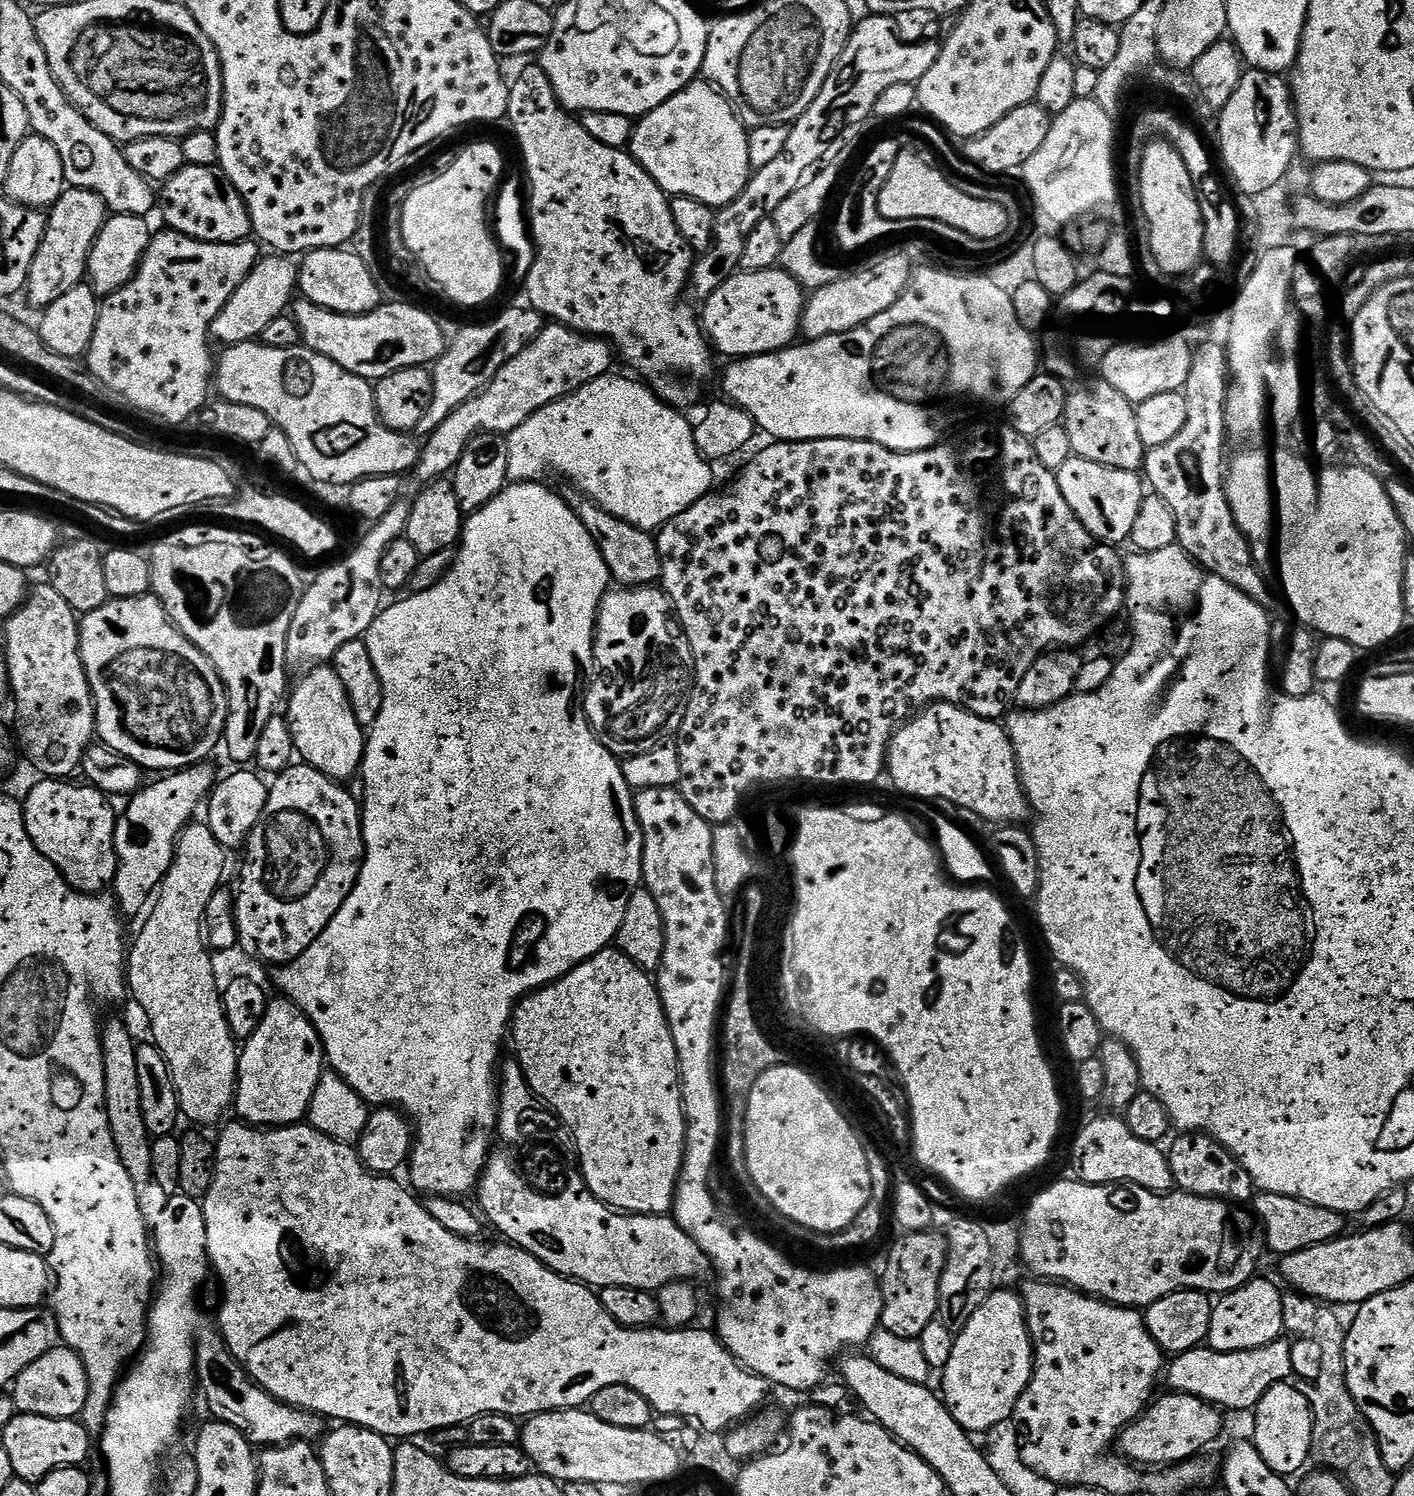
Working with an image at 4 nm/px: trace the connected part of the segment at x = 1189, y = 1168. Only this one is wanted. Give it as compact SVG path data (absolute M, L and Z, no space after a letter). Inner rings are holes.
M1186 1132L1177 1137L1176 1141L1173 1139L1167 1145L1166 1155L1172 1171L1173 1185L1179 1191L1211 1200L1227 1200L1237 1206L1247 1205L1247 1200L1249 1199L1249 1203L1253 1199L1254 1185L1250 1174L1229 1148L1222 1146L1206 1132Z

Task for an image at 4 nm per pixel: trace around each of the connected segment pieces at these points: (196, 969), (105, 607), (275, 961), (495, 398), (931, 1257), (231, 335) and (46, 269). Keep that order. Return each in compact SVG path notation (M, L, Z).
M192 822L180 833L172 865L158 888L160 897L155 897L145 925L135 933L136 941L133 944L131 941L130 951L126 956L127 991L140 1003L141 1010L152 1023L150 1040L163 1054L164 1061L172 1072L183 1119L193 1120L196 1123L193 1125L196 1126L219 1125L225 1119L224 1111L227 1108L229 1111L234 1104L236 1071L240 1065L238 1041L226 1022L222 988L219 983L216 985L216 976L212 973L213 957L204 938L206 902L210 902L210 894L214 894L214 890L221 887L223 881L220 880L224 876L223 846L225 847L204 822Z
M155 594L126 597L124 599L109 598L98 610L83 613L80 620L80 657L90 682L92 701L96 704L96 730L105 748L112 749L119 756L126 756L136 765L147 767L154 774L167 774L180 769L190 768L209 759L215 748L219 749L224 735L224 723L228 717L228 696L224 693L224 683L214 666L193 646L176 628L164 613L160 600Z
M303 762L293 763L284 769L275 777L276 780L272 784L272 789L267 789L266 799L264 801L264 812L260 815L260 823L252 829L247 837L248 844L248 881L241 886L240 892L235 897L236 906L236 929L240 932L239 951L244 951L246 955L253 956L256 960L265 960L271 966L279 966L281 964L291 964L303 952L309 948L314 942L314 938L318 938L326 930L328 923L334 918L334 914L338 914L338 910L342 910L342 902L346 902L346 898L350 894L350 890L354 890L354 886L358 882L358 874L362 870L362 862L364 861L364 826L362 823L362 808L356 800L347 792L343 783L337 782L319 772L318 769L310 767Z
M555 322L544 326L516 357L501 366L483 391L462 402L426 436L420 456L410 471L411 478L432 482L447 477L473 436L514 431L530 418L530 414L542 410L542 406L550 406L556 400L574 394L594 378L609 375L612 356L614 360L613 349L597 337L573 332Z
M936 1230L924 1232L910 1232L901 1235L901 1240L888 1252L888 1261L884 1264L884 1276L880 1280L880 1293L884 1299L880 1322L883 1331L890 1334L898 1334L898 1338L910 1338L915 1340L930 1326L930 1322L938 1316L938 1298L940 1297L940 1279L944 1263L948 1257L948 1242L943 1235Z
M268 254L257 261L250 274L222 308L212 323L211 335L221 345L251 343L270 324L273 318L283 315L293 301L298 286L298 270L287 257Z
M65 187L47 213L44 237L30 266L26 285L26 297L28 296L30 307L37 310L48 308L58 302L58 298L62 298L66 290L74 290L74 286L82 283L88 270L88 250L96 241L105 219L106 209L98 194L81 188Z

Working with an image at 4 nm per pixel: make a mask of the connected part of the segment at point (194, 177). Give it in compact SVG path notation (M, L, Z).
M189 164L163 181L161 188L164 189L158 192L158 212L160 208L160 216L171 231L211 244L236 244L253 235L244 199L222 179L215 167Z

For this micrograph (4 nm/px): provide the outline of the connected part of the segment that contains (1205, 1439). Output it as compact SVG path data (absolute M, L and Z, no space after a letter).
M1169 1391L1145 1408L1139 1420L1129 1424L1118 1437L1118 1448L1133 1465L1175 1466L1184 1460L1199 1457L1207 1444L1212 1444L1224 1428L1221 1409L1197 1396Z

